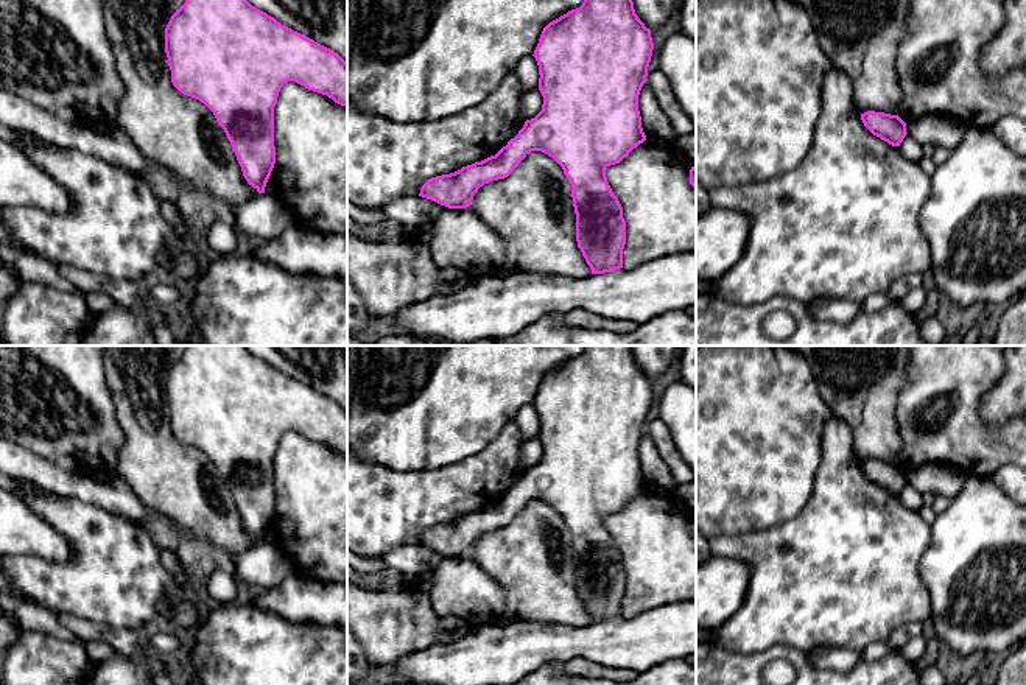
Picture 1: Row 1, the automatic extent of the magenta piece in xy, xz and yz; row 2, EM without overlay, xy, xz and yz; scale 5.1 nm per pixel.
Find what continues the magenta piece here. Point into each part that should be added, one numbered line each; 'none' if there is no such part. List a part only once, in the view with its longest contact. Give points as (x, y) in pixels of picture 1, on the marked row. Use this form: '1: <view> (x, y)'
none

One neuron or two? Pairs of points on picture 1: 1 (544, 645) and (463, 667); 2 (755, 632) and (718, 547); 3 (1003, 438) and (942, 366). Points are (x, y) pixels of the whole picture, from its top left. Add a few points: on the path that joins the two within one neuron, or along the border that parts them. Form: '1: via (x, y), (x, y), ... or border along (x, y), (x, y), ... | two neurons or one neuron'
1: via (523, 646), (483, 659) | one neuron
2: via (760, 606), (760, 567), (744, 551) | one neuron
3: via (981, 430), (953, 402), (953, 391), (950, 388) | one neuron

